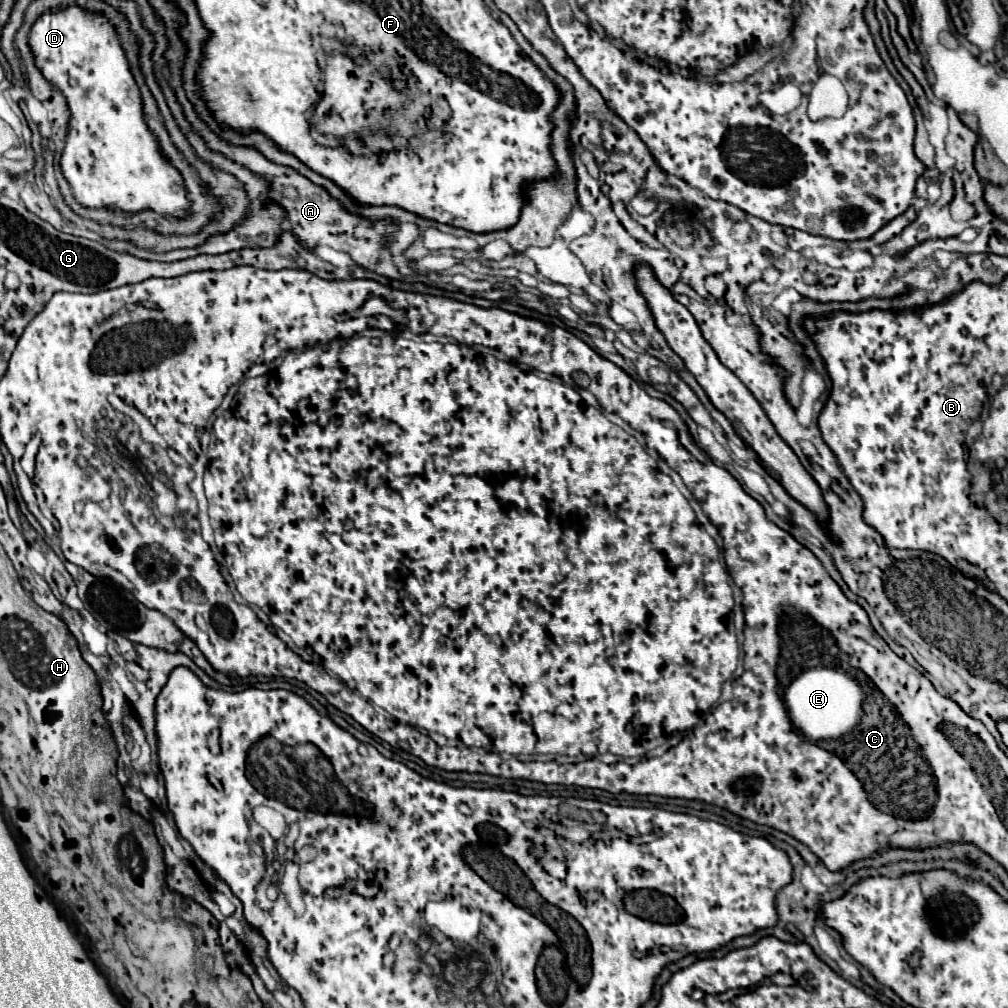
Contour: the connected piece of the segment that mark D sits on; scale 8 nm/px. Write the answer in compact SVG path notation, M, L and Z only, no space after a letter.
M78 6L66 8L64 12L44 14L30 30L30 48L36 56L38 68L58 90L62 90L72 112L70 132L66 138L66 148L62 152L64 176L72 184L76 200L84 206L102 208L112 204L128 214L150 208L170 216L184 216L190 202L186 200L182 180L178 172L168 162L164 162L156 138L150 134L144 122L140 92L130 74L124 50L120 48L116 38L118 34L104 16L84 12Z

